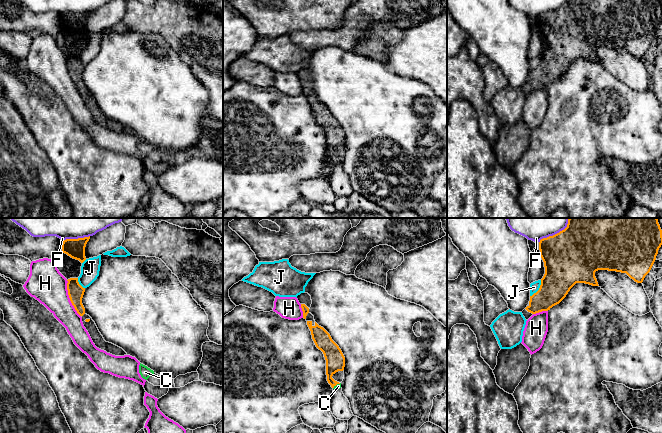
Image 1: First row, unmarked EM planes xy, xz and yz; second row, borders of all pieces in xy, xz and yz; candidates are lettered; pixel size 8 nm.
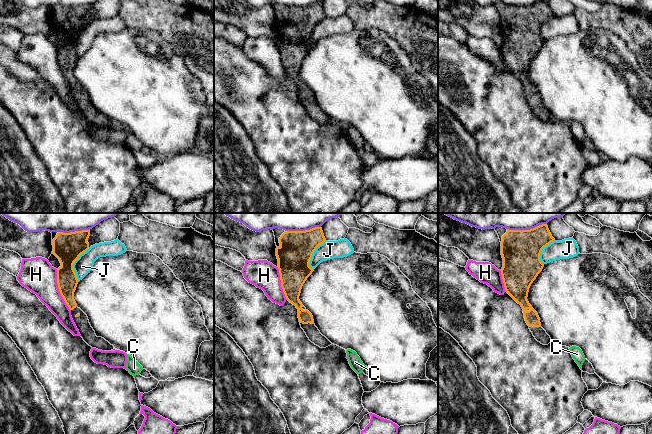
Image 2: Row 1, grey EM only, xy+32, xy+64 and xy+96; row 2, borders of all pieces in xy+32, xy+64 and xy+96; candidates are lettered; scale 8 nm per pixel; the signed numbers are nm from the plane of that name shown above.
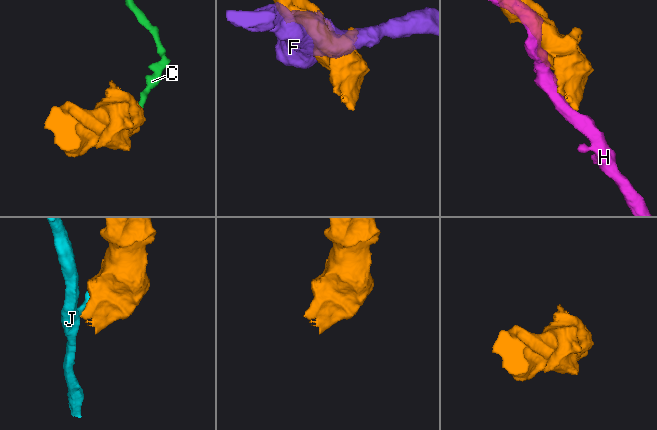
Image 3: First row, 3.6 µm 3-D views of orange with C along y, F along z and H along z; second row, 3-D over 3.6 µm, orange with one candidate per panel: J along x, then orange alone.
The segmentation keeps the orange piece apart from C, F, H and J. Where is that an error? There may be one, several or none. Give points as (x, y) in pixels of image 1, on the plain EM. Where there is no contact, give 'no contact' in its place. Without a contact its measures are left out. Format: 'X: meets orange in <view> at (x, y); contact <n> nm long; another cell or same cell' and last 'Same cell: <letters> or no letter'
C: meets orange in xz at (336, 160); contact 80 nm long; another cell
F: meets orange in xy at (76, 15); contact 220 nm long; another cell
H: meets orange in xy at (69, 73); contact 320 nm long; another cell
J: meets orange in yz at (539, 65); contact 160 nm long; another cell
Same cell: no letter

